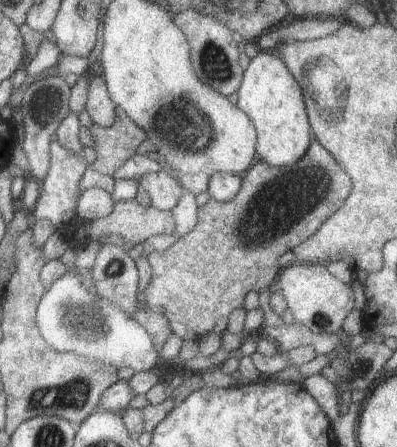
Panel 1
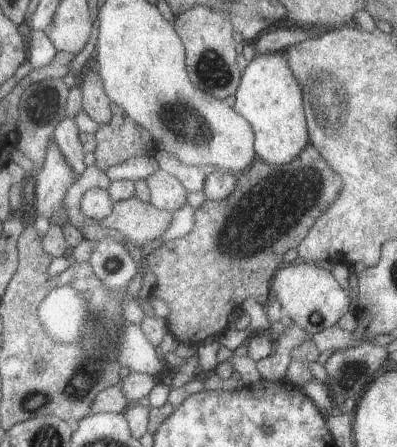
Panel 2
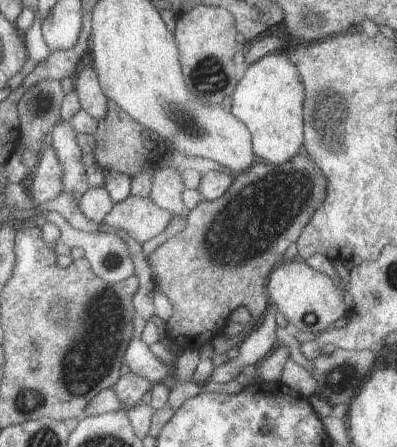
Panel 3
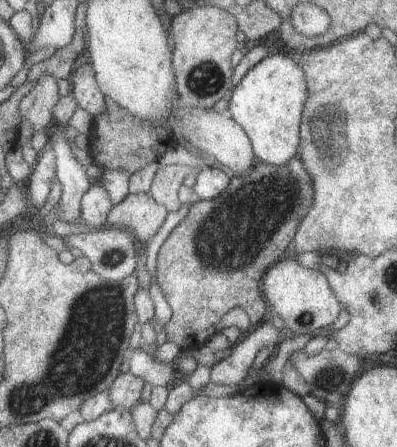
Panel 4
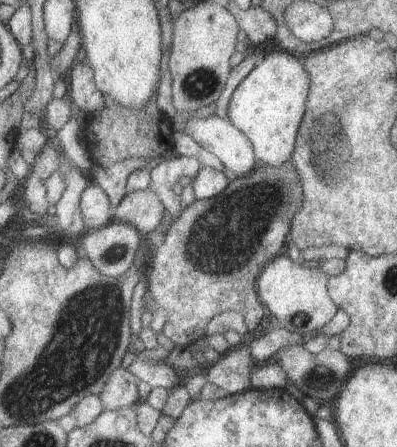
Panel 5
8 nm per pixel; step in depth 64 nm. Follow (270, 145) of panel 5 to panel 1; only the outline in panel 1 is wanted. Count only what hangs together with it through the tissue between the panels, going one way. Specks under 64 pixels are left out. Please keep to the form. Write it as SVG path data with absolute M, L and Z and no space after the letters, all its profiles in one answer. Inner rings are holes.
M259 50L259 54L251 58L247 70L243 72L235 106L251 118L257 130L257 160L281 168L297 164L297 160L307 154L307 148L313 142L313 132L307 118L303 90L277 52Z

